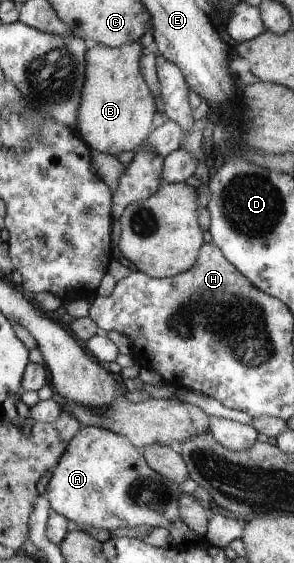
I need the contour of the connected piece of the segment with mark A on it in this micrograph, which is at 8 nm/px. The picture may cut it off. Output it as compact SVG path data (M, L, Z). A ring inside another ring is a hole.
M97 426L81 429L81 432L75 434L67 443L65 454L51 470L51 480L47 486L47 498L52 510L81 526L104 528L109 531L124 527L135 528L141 524L163 527L170 532L177 545L195 536L195 532L191 532L179 518L177 498L181 492L177 484L169 482L148 464L141 449L128 437Z

